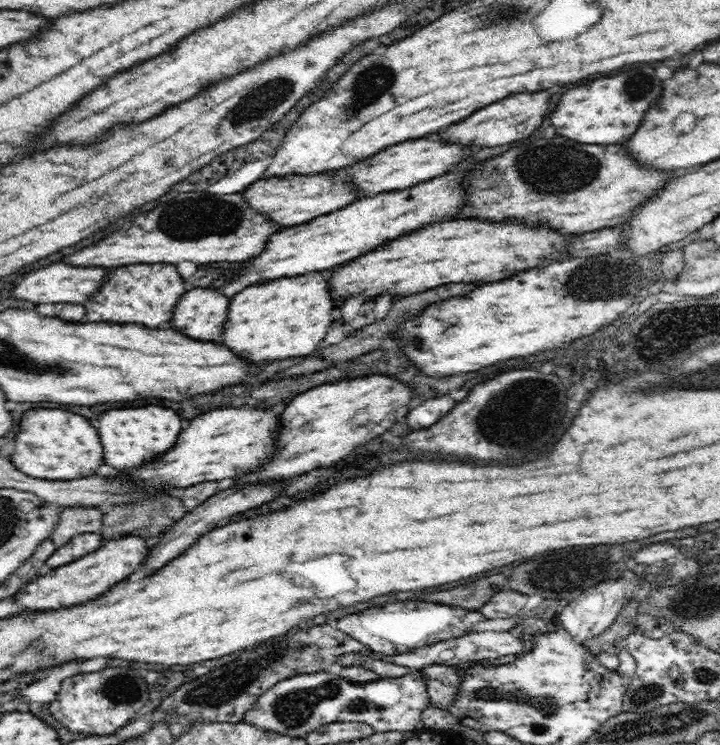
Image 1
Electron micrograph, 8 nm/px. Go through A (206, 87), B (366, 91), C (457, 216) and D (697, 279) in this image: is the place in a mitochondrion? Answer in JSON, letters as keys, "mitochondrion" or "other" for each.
{"A":"other","B":"mitochondrion","C":"other","D":"other"}

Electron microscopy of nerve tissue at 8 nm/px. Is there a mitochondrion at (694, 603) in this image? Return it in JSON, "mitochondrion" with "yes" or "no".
{"mitochondrion":"yes"}

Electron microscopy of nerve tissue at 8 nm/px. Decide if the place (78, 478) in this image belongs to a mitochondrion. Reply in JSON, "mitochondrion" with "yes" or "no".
{"mitochondrion":"no"}

